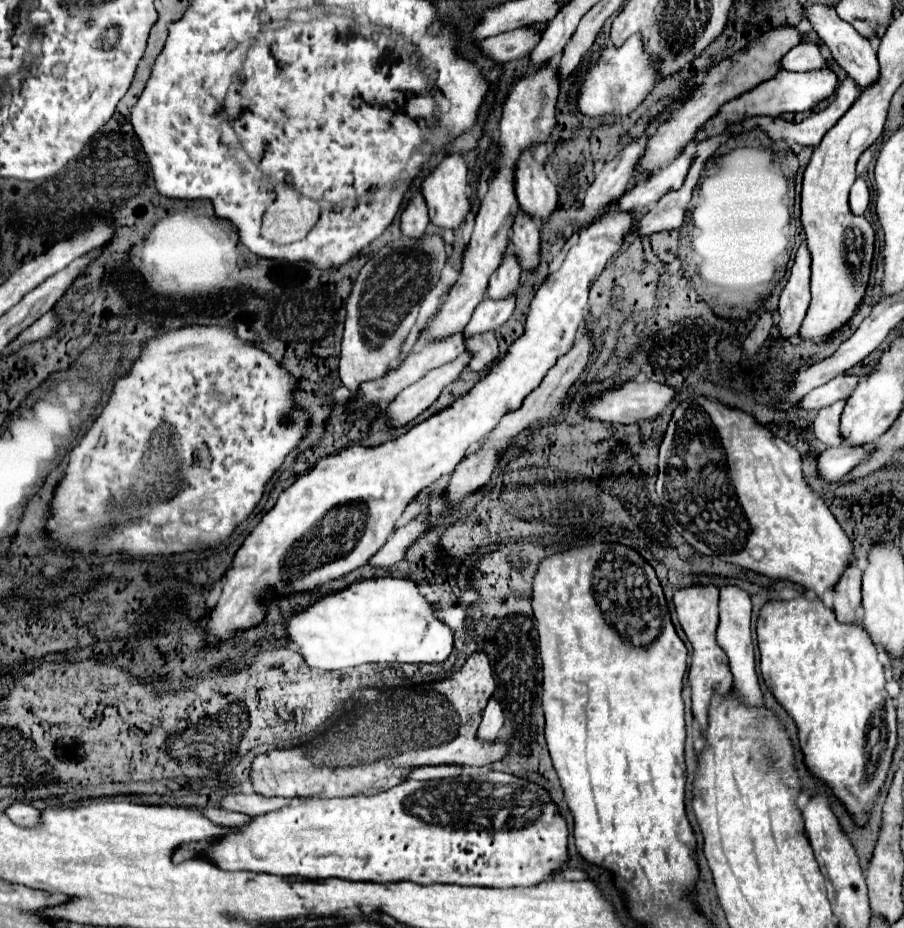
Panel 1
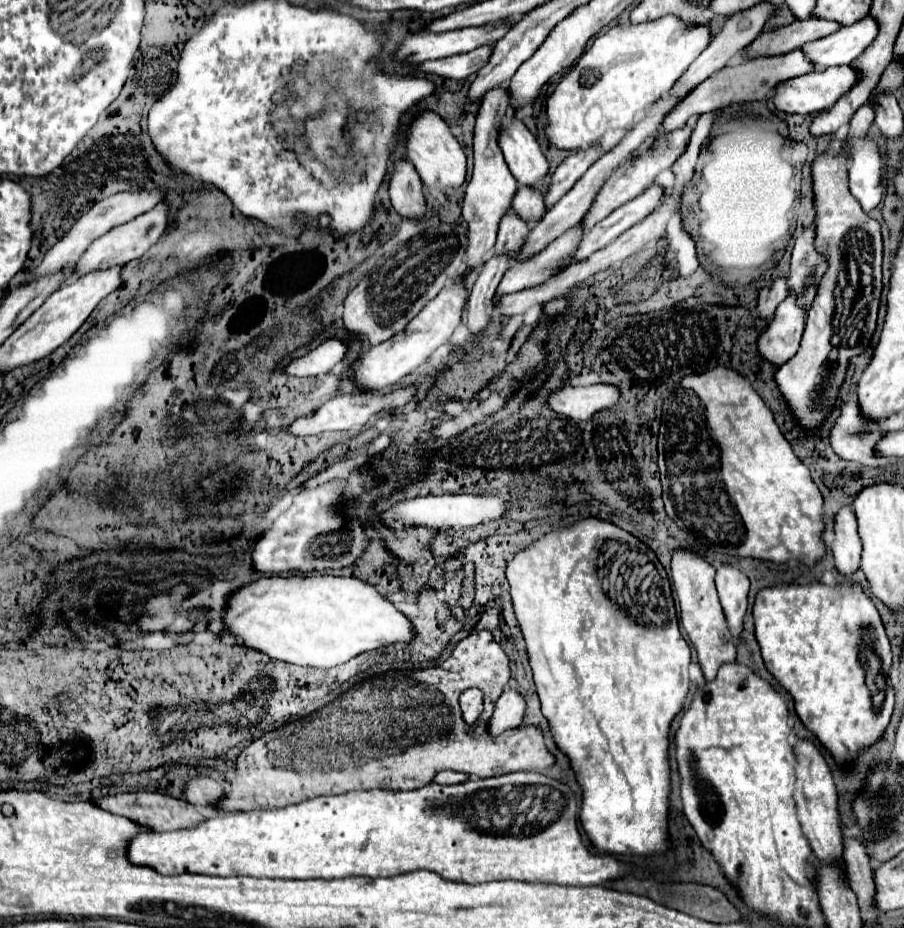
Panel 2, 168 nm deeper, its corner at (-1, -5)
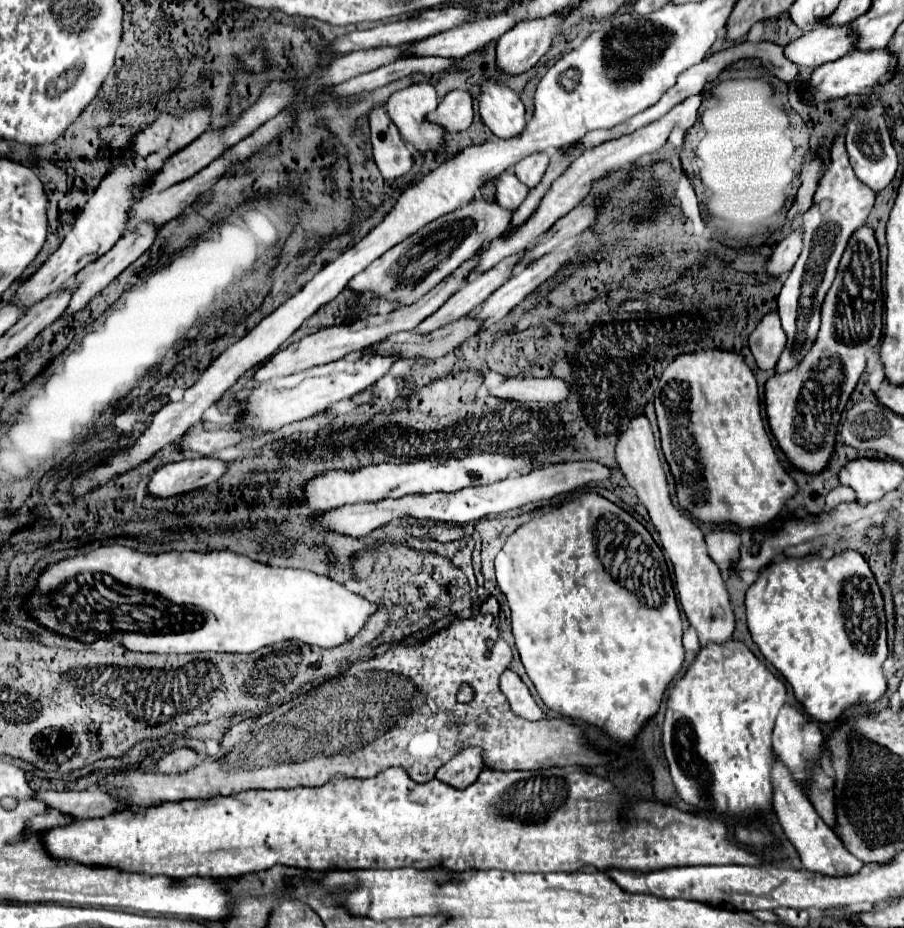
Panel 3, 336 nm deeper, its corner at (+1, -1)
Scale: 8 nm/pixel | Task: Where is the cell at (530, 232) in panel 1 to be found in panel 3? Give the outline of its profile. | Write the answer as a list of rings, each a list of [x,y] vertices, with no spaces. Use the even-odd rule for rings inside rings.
[[[529,155],[515,165],[515,175],[519,175],[519,181],[523,181],[523,185],[533,189],[543,179],[547,165],[549,165],[547,155]]]

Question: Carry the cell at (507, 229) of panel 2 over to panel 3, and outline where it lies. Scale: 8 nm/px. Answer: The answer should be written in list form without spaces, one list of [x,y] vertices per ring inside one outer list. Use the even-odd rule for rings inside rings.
[[[503,171],[499,175],[499,179],[497,179],[497,203],[503,205],[503,209],[507,209],[509,213],[519,209],[519,205],[527,197],[527,193],[529,193],[529,189],[523,183],[519,183],[519,179],[513,173]]]

